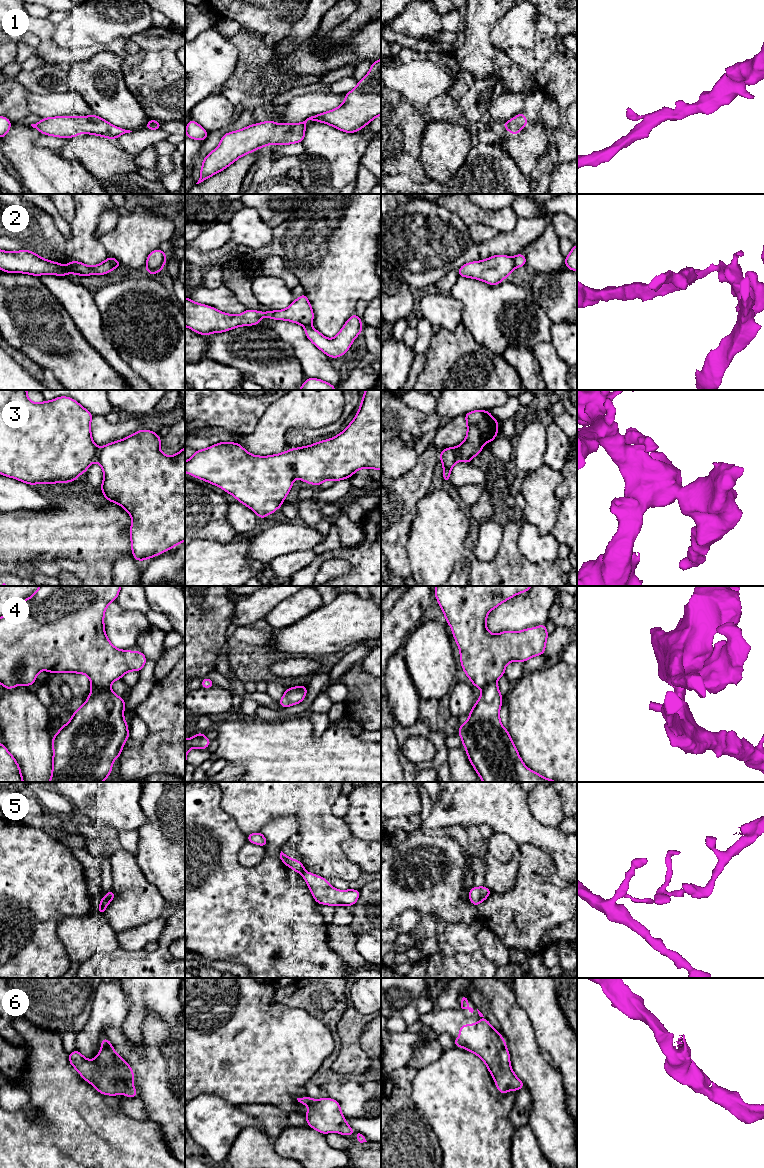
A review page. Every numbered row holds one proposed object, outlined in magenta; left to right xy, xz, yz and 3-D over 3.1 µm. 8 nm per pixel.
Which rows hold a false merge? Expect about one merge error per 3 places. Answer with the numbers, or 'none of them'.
2, 4, 5

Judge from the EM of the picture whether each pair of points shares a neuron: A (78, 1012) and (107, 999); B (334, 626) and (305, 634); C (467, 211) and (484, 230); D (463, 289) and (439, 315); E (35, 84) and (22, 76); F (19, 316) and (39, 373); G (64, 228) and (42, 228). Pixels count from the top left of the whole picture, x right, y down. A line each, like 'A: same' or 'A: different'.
A: different
B: same
C: different
D: different
E: same
F: different
G: different

